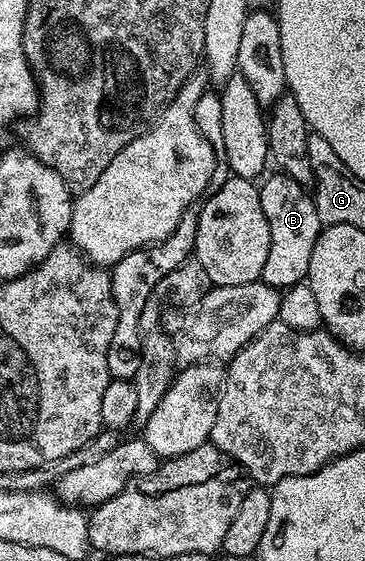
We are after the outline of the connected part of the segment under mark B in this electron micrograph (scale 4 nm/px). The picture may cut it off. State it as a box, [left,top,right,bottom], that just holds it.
[258,173,324,289]

